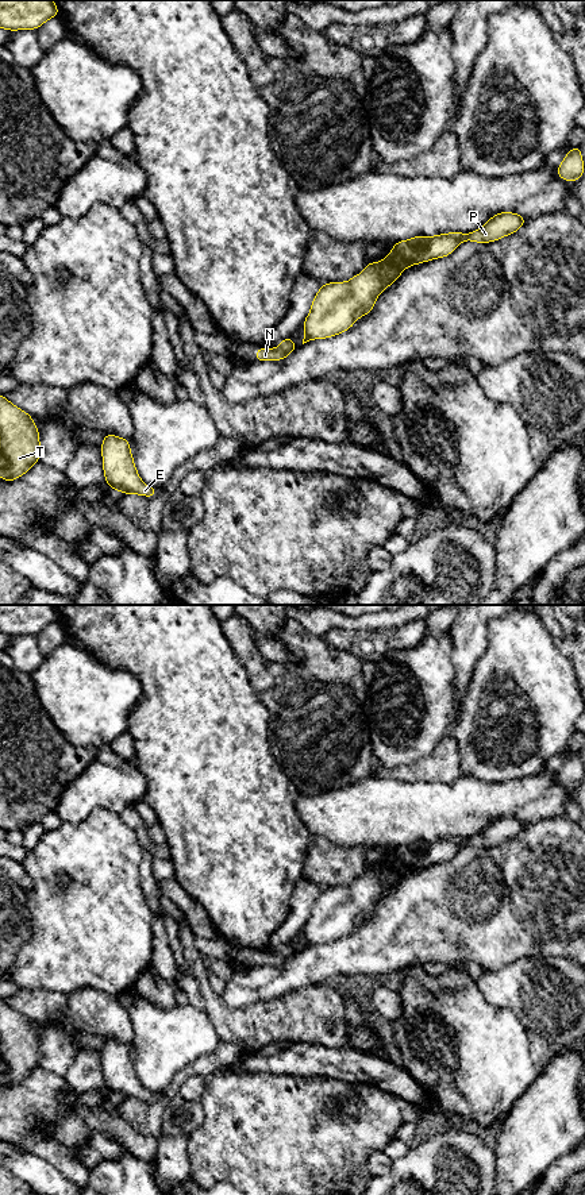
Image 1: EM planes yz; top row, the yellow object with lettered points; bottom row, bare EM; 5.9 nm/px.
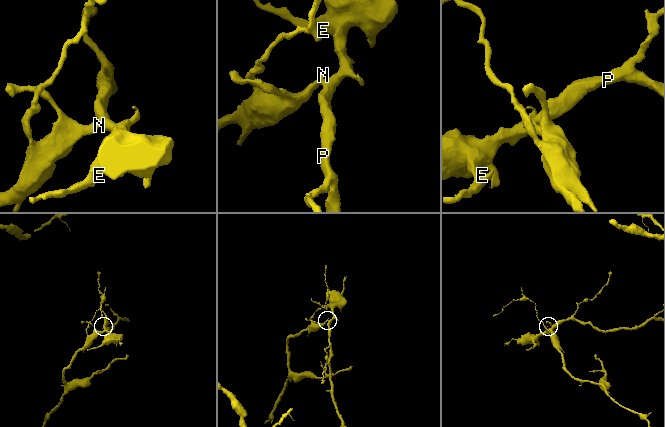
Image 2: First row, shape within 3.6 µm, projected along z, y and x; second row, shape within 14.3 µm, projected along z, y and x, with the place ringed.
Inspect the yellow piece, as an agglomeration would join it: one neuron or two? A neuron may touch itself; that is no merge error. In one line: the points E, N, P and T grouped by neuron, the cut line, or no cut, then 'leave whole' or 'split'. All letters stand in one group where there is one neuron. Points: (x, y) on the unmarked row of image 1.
groups E P T / N; cut yz (278, 951), (289, 958); split

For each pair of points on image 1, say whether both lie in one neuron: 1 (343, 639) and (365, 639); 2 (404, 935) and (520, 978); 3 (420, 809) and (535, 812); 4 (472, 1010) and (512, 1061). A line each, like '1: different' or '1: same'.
1: same
2: different
3: same
4: same

